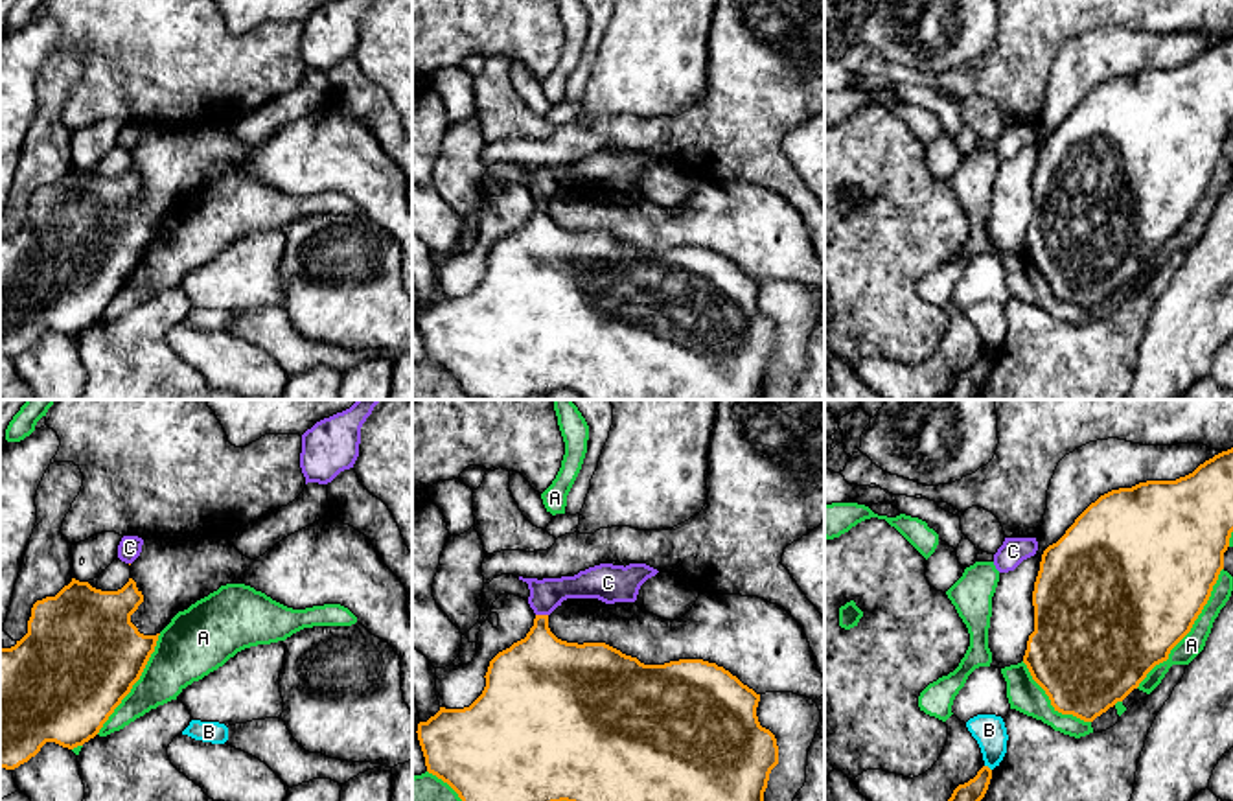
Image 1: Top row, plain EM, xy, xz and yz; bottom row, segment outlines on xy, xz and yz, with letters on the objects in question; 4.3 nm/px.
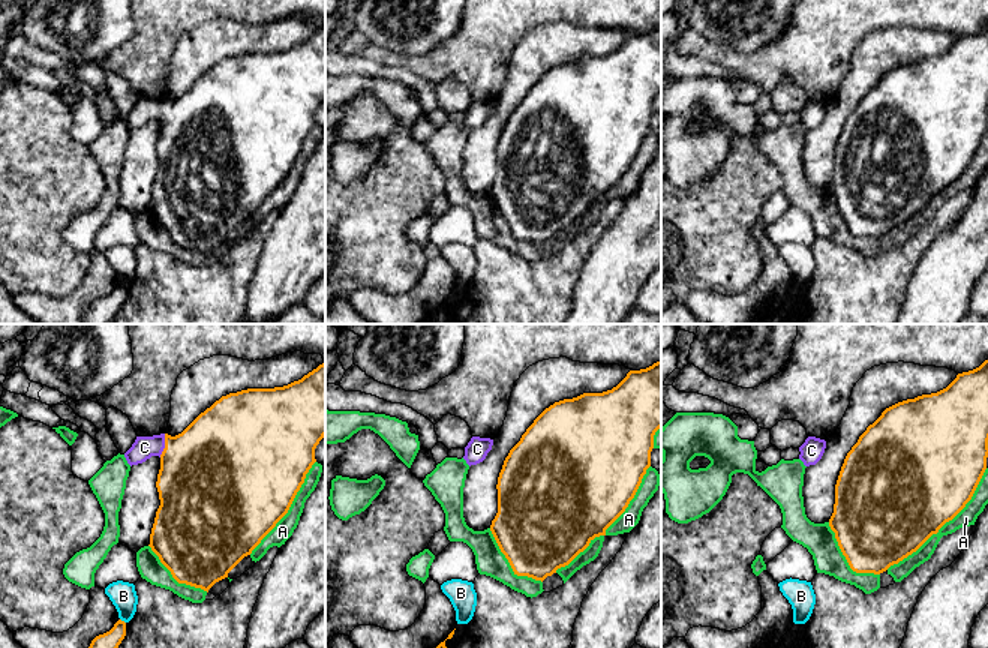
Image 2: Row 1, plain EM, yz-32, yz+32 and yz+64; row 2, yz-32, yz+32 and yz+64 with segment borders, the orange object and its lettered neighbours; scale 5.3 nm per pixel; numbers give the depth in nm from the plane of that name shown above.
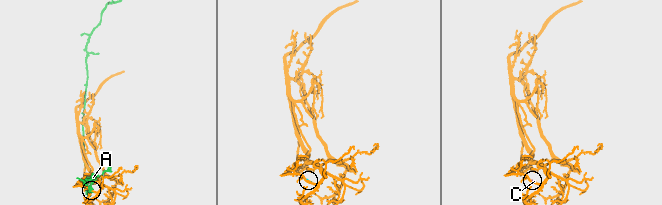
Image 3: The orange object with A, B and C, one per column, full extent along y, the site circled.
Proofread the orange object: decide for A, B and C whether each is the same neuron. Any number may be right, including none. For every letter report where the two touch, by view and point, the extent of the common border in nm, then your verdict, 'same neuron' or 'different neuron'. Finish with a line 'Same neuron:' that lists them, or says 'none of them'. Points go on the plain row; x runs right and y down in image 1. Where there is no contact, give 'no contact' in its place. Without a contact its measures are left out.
A: contact yz (1189, 218); length 650 nm; different neuron
B: contact yz (989, 356); length 40 nm; different neuron
C: contact xz (541, 203); length 60 nm; same neuron
Same neuron: C

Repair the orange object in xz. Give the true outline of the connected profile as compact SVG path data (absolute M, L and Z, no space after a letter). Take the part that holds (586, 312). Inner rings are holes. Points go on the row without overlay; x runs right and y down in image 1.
M600 151L574 164L519 164L530 177L534 214L490 249L486 274L469 295L440 295L418 311L427 359L447 370L467 396L480 400L528 400L561 389L583 400L762 400L769 361L778 352L778 333L758 309L760 282L716 250L679 247L644 252L605 230L561 228L548 215L548 203L563 188L635 190L640 173L657 160L646 151Z

